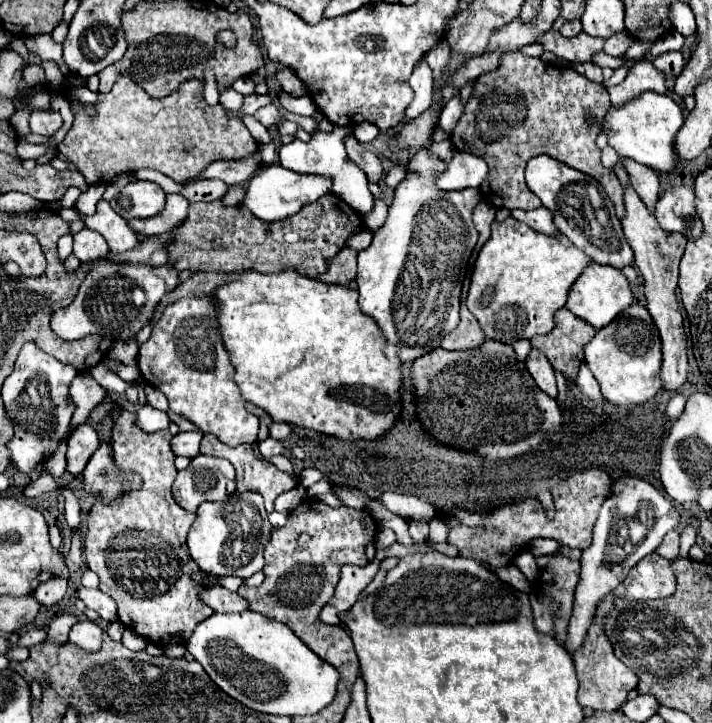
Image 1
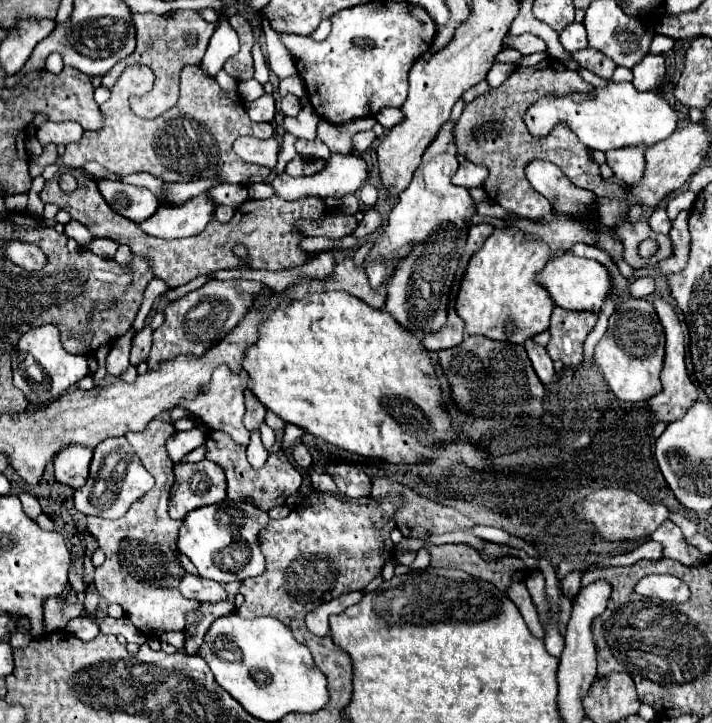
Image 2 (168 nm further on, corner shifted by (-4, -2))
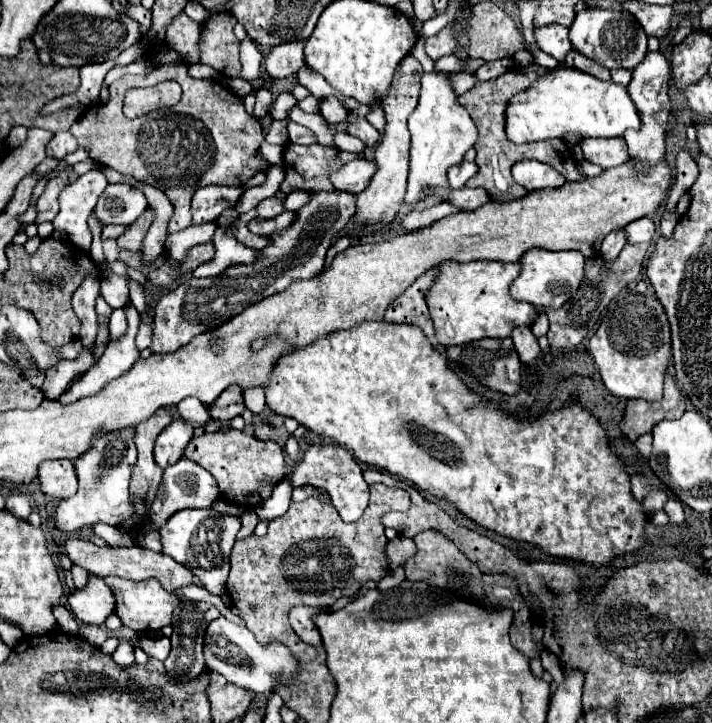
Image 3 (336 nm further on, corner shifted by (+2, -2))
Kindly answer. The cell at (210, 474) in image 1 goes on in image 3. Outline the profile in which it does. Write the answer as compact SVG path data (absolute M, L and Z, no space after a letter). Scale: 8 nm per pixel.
M181 459L177 461L177 465L171 465L165 469L157 497L153 501L153 513L151 513L151 527L153 529L161 529L171 515L175 515L181 509L187 507L211 507L215 501L219 501L219 487L213 479L213 475L209 471L205 471L201 465L189 461L189 459Z

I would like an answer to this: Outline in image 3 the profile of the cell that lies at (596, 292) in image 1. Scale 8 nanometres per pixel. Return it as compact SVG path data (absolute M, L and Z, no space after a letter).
M529 251L521 261L521 275L513 281L511 295L519 301L529 301L537 307L553 307L559 309L563 303L571 299L571 295L585 281L585 257L581 251Z

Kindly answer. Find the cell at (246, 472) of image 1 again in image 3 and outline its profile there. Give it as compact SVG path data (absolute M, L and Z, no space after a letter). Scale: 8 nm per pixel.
M235 429L193 437L185 449L185 457L199 463L203 469L207 469L217 481L221 497L227 503L235 503L243 507L243 511L253 511L263 501L267 501L271 497L273 487L289 471L283 457L283 447L279 443L259 441L253 435Z

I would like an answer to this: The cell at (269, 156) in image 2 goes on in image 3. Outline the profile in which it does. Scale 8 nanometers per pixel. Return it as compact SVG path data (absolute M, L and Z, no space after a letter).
M287 119L285 121L273 121L269 127L269 133L265 135L267 143L275 143L275 145L283 145L285 137L287 137Z

